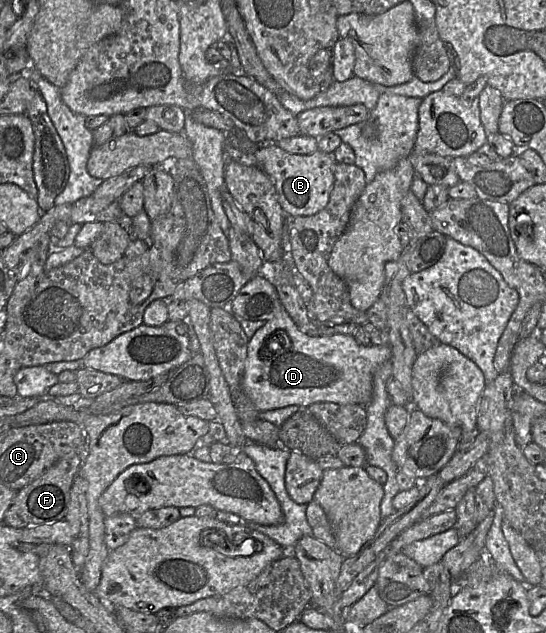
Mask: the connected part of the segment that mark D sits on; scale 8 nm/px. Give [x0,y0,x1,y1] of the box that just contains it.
[242,311,392,412]

